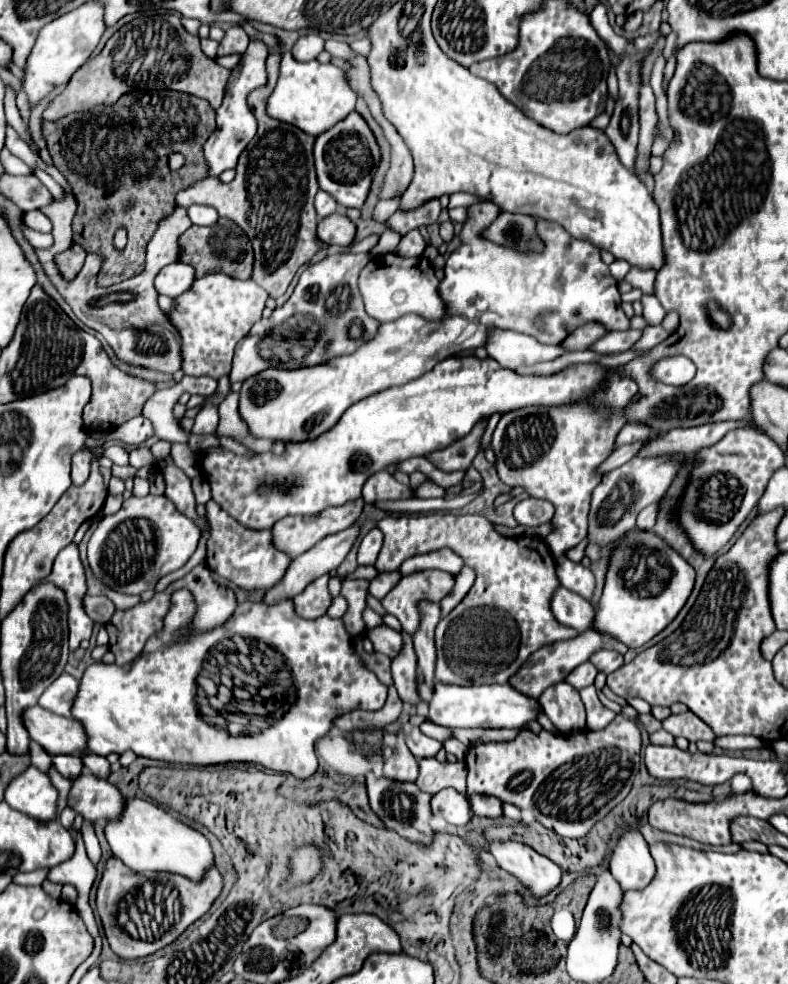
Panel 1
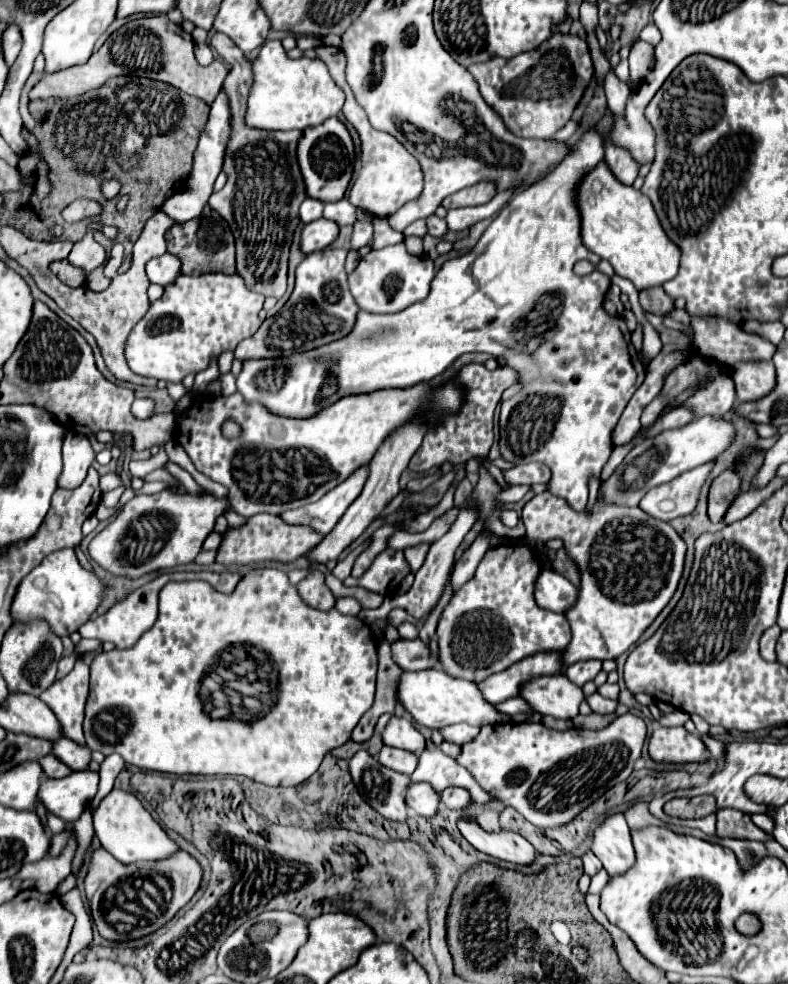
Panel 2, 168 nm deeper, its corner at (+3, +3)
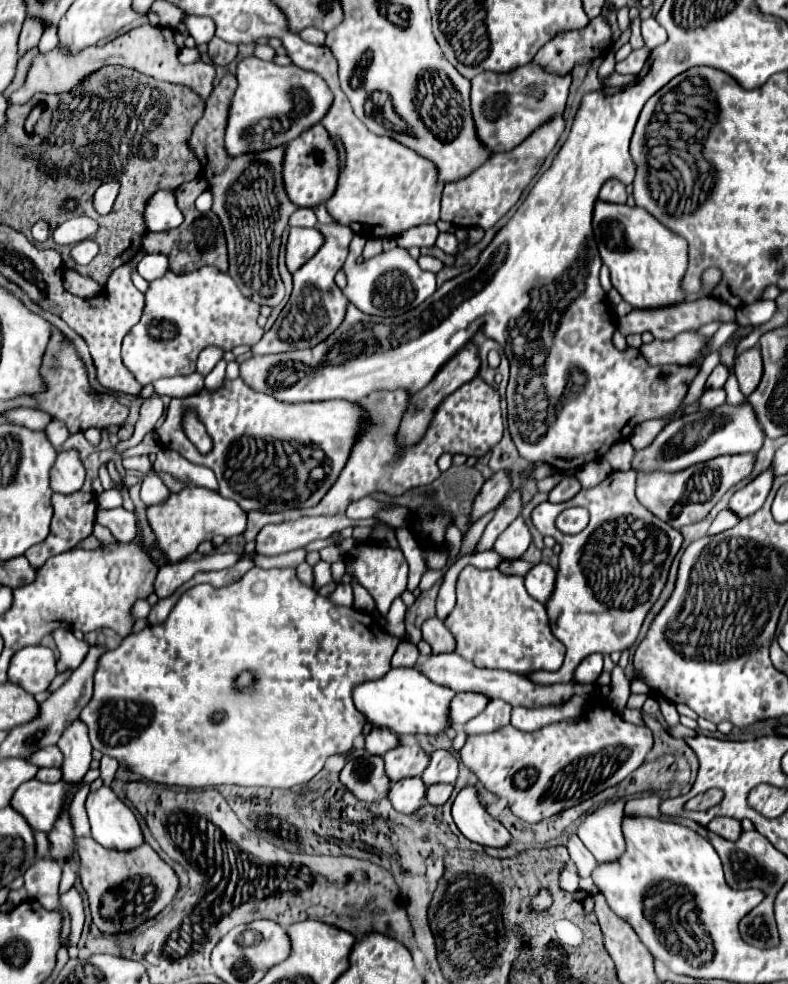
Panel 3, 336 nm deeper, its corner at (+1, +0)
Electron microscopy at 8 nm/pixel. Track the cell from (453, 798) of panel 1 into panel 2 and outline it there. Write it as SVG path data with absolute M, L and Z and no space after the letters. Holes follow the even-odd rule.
M411 782L405 792L405 802L419 816L433 816L439 806L439 794L427 782Z

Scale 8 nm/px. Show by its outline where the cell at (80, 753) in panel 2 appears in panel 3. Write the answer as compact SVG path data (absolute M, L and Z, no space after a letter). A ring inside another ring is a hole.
M45 747L37 753L33 753L33 757L29 757L29 761L37 767L61 767L63 755L61 755L59 747Z

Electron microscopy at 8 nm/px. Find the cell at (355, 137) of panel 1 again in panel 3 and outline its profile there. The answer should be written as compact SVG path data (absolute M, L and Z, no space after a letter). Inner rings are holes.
M321 123L313 125L311 129L303 131L297 139L293 139L287 145L285 151L285 163L283 163L283 179L285 189L289 193L289 199L297 207L315 207L325 203L333 197L333 191L337 189L337 175L339 175L339 151L329 139L329 133L325 133L325 127Z

